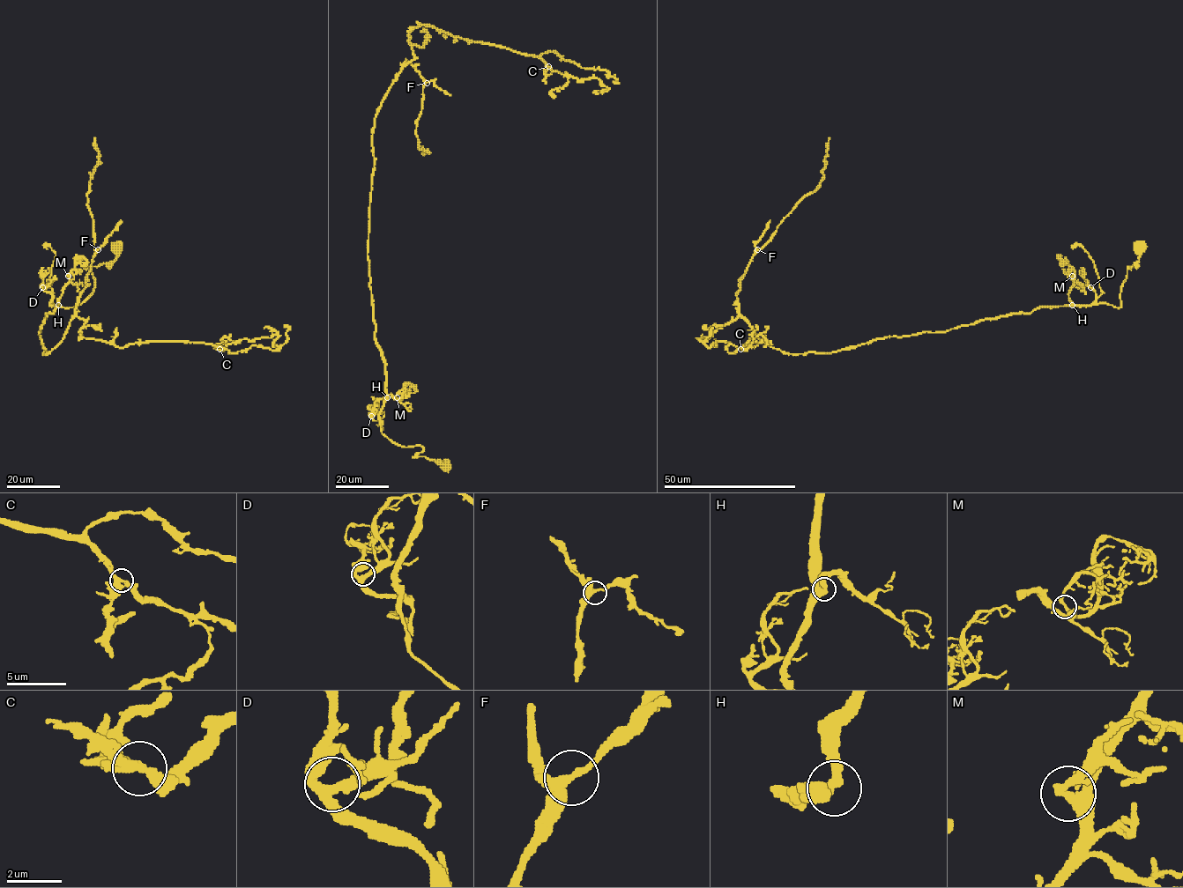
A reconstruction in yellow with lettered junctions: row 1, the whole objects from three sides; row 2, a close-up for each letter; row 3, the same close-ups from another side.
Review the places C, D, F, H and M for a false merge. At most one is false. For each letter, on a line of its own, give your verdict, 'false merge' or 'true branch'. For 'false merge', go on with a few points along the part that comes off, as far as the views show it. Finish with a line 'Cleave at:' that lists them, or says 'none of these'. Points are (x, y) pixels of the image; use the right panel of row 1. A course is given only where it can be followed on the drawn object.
C: true branch
D: true branch
F: true branch
H: true branch
M: true branch
Cleave at: none of these

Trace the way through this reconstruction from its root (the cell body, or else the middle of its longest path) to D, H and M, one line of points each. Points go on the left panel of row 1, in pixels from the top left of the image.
D: (117, 247), (113, 261), (85, 267), (91, 270), (94, 288), (78, 305), (49, 303), (52, 295), (42, 287)
H: (117, 247), (113, 261), (85, 267), (90, 268), (94, 280), (86, 299), (73, 307), (58, 305)
M: (117, 247), (113, 261), (85, 267), (91, 270), (94, 288), (81, 303), (50, 305), (58, 304), (68, 276)

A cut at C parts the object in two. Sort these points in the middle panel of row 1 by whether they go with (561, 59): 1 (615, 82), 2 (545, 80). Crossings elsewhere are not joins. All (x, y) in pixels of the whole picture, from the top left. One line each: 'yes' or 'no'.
1: yes
2: yes

